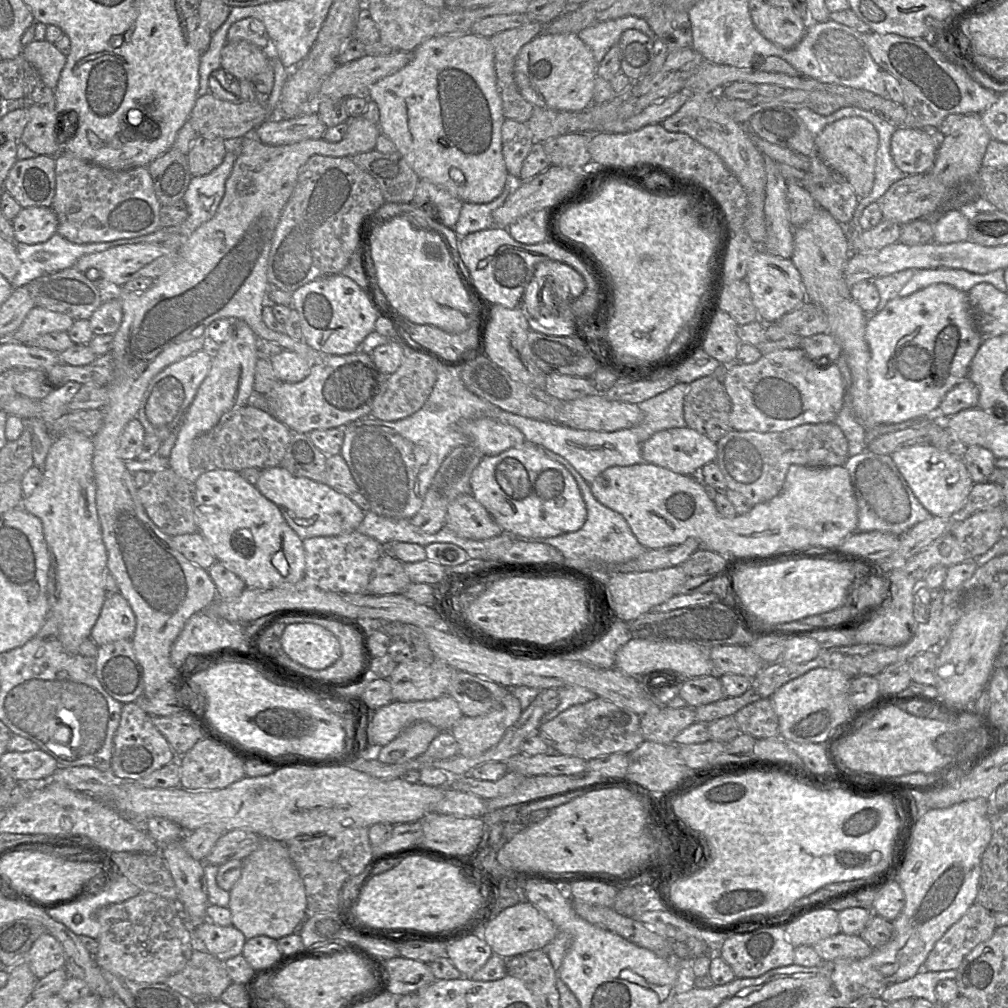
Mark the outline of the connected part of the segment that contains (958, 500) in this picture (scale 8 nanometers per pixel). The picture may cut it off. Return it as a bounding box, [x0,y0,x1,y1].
[890,444,974,518]

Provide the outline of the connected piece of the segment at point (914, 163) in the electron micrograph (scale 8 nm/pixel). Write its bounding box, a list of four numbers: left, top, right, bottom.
[891,126,940,175]

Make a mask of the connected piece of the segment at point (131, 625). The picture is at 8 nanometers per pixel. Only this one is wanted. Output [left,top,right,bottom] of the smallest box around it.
[90,593,135,647]

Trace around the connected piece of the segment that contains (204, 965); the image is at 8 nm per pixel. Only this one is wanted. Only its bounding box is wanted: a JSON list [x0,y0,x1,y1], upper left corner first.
[164,949,231,1004]

